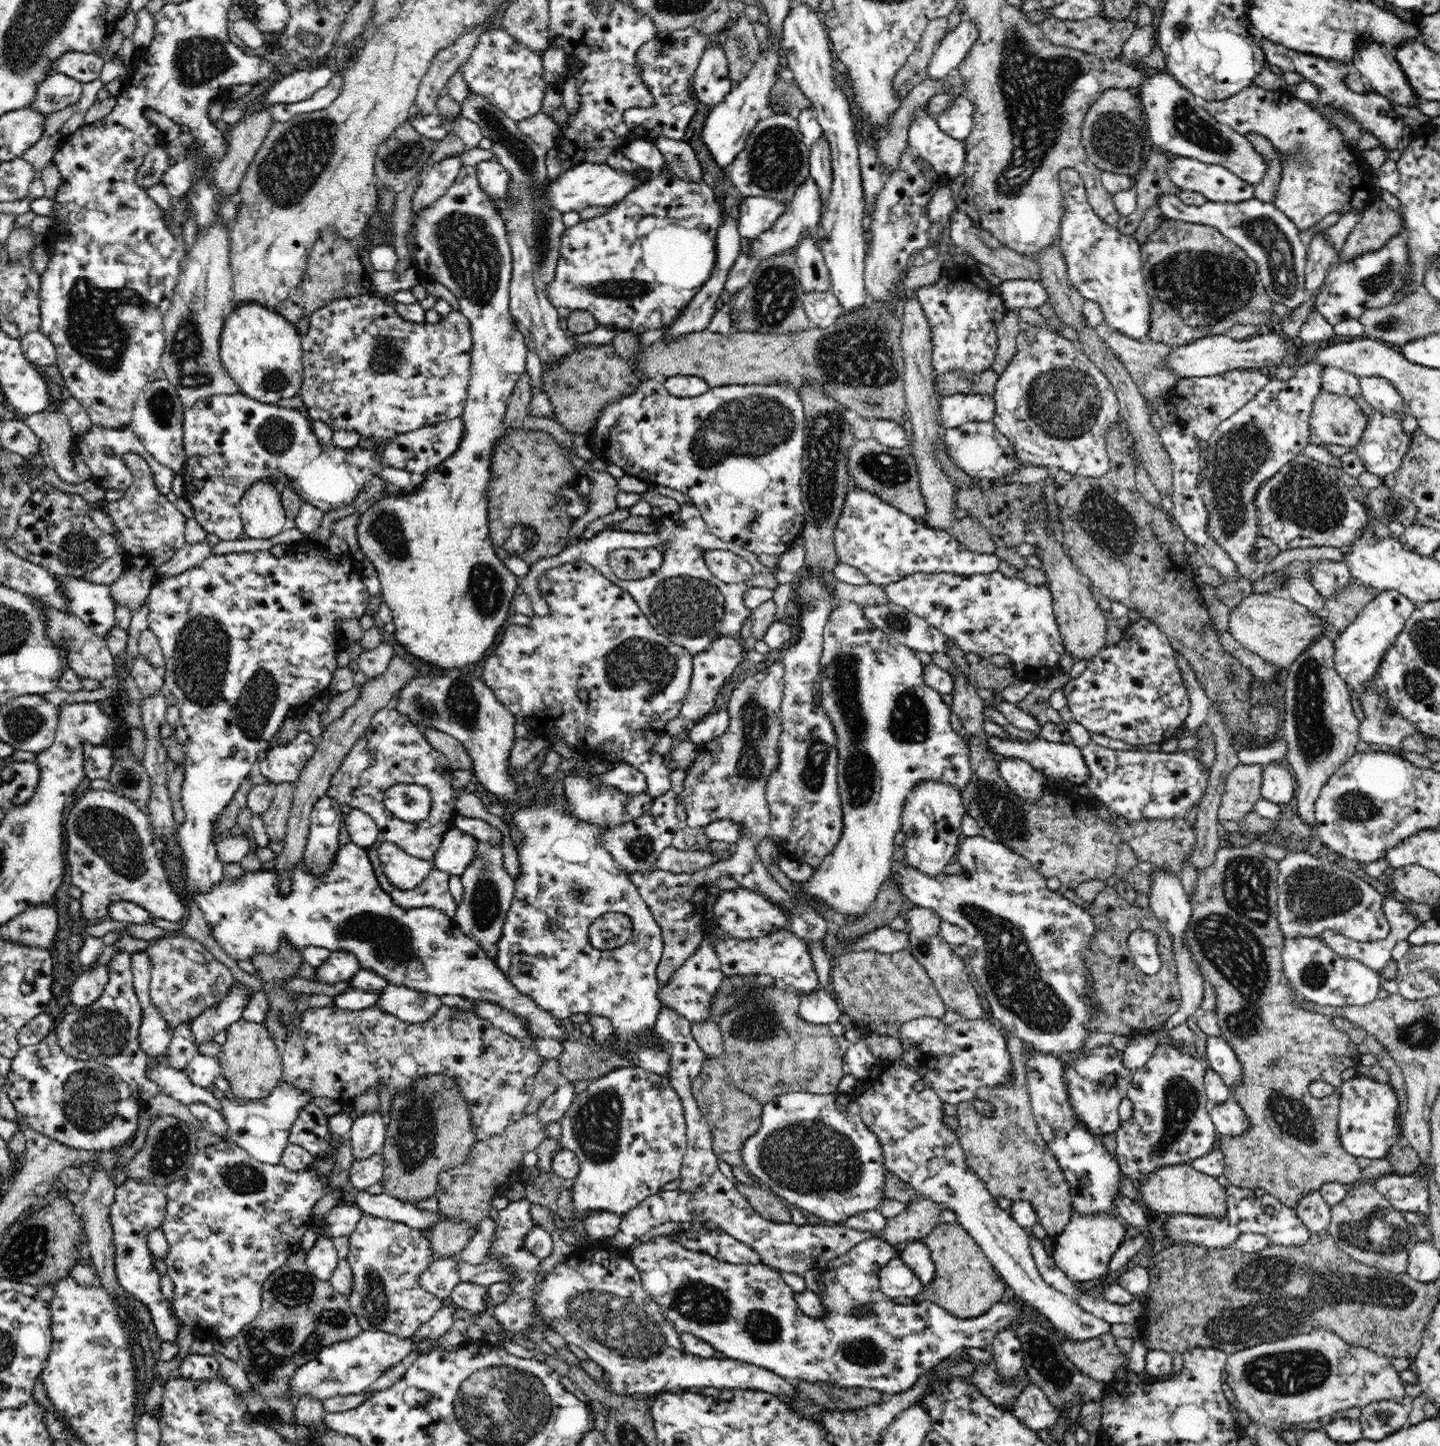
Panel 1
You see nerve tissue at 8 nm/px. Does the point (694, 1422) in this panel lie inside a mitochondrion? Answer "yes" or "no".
no

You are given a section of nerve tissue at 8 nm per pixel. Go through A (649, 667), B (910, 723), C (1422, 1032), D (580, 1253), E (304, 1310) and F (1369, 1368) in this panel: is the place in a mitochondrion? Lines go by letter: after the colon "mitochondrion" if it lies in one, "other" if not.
A: mitochondrion
B: mitochondrion
C: mitochondrion
D: other
E: mitochondrion
F: other

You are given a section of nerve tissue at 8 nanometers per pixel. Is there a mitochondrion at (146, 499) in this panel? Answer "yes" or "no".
no

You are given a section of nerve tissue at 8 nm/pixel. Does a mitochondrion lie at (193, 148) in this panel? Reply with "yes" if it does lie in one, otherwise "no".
no

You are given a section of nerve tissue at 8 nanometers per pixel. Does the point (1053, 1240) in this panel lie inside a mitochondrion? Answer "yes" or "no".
no

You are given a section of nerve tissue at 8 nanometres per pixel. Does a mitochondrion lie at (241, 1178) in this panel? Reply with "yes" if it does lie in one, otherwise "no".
yes

